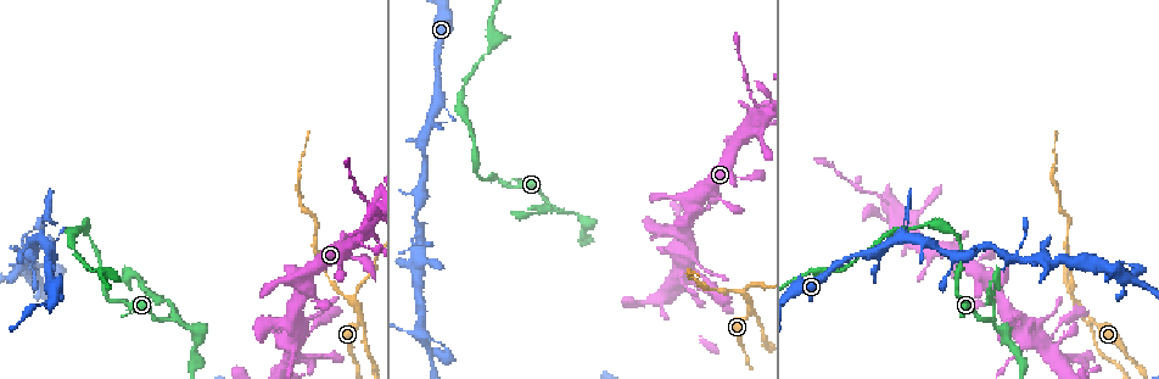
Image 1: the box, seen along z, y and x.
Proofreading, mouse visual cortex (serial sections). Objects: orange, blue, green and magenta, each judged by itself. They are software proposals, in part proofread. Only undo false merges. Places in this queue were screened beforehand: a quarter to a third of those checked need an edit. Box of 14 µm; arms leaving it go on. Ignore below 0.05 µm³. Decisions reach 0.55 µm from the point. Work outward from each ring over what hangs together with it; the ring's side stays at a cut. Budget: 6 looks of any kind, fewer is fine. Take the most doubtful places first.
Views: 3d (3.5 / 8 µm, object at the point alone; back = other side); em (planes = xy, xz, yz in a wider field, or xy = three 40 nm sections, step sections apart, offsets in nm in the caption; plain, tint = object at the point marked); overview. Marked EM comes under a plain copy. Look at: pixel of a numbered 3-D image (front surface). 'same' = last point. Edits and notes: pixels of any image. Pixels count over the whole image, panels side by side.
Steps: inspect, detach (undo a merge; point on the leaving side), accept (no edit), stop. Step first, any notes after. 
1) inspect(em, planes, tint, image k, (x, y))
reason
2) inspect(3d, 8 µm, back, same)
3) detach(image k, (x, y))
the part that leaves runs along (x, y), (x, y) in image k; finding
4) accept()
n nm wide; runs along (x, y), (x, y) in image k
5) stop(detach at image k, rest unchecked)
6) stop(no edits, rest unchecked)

inspect(3d, 3.5 µm, image 1, (993, 316))
thick turns thin

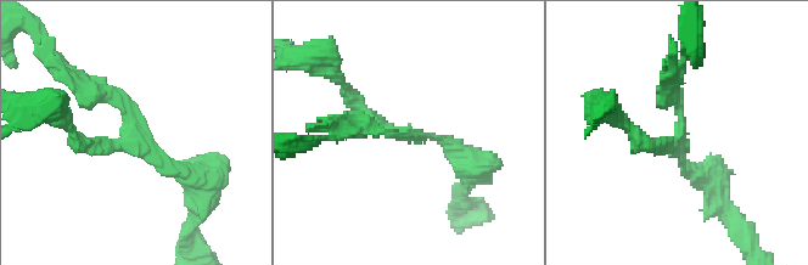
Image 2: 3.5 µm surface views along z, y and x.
inspect(em, planes, tint, image 2, (124, 138))
3 arms; arms of 150, 150, 150 nm; shape alone is not enough

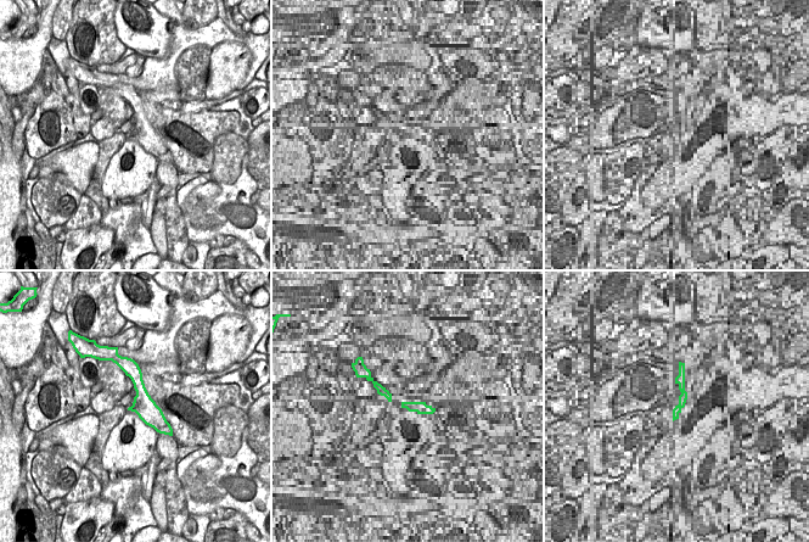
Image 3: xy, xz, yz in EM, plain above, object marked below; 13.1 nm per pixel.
accept()
300 nm wide; runs along (342, 84), (376, 122), (436, 136), (463, 156) in image 2; one cell here

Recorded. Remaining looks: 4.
inspect(3d, 3.5 µm, image 1, (364, 199))
sudden change in width

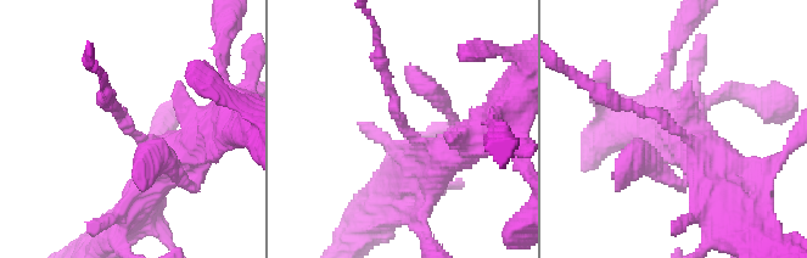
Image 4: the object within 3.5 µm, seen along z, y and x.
inspect(em, xy, step 5, tint, image 4, (407, 130))
arms of 150, 450 nm

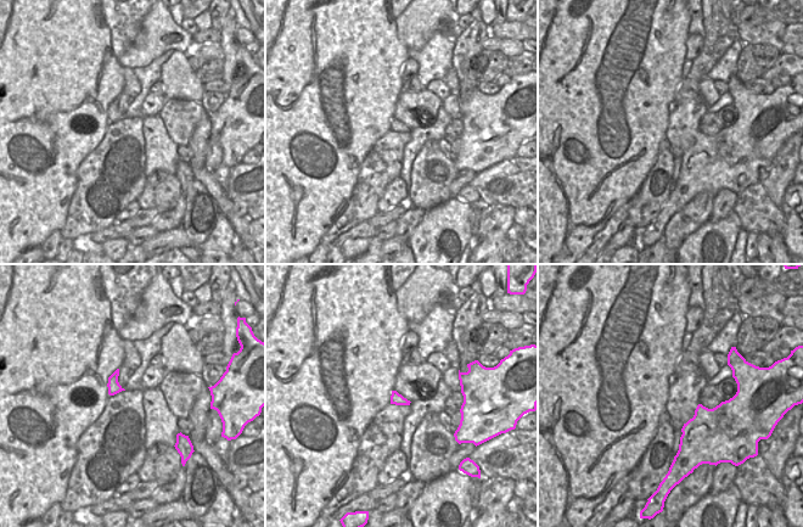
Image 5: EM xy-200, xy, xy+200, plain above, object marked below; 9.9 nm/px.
detach(image 4, (394, 111))
the part that leaves runs along (416, 135), (393, 113), (375, 41) in image 4; a second cell is stuck on

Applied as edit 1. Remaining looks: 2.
stop(detach at image 4, rest unchecked)

